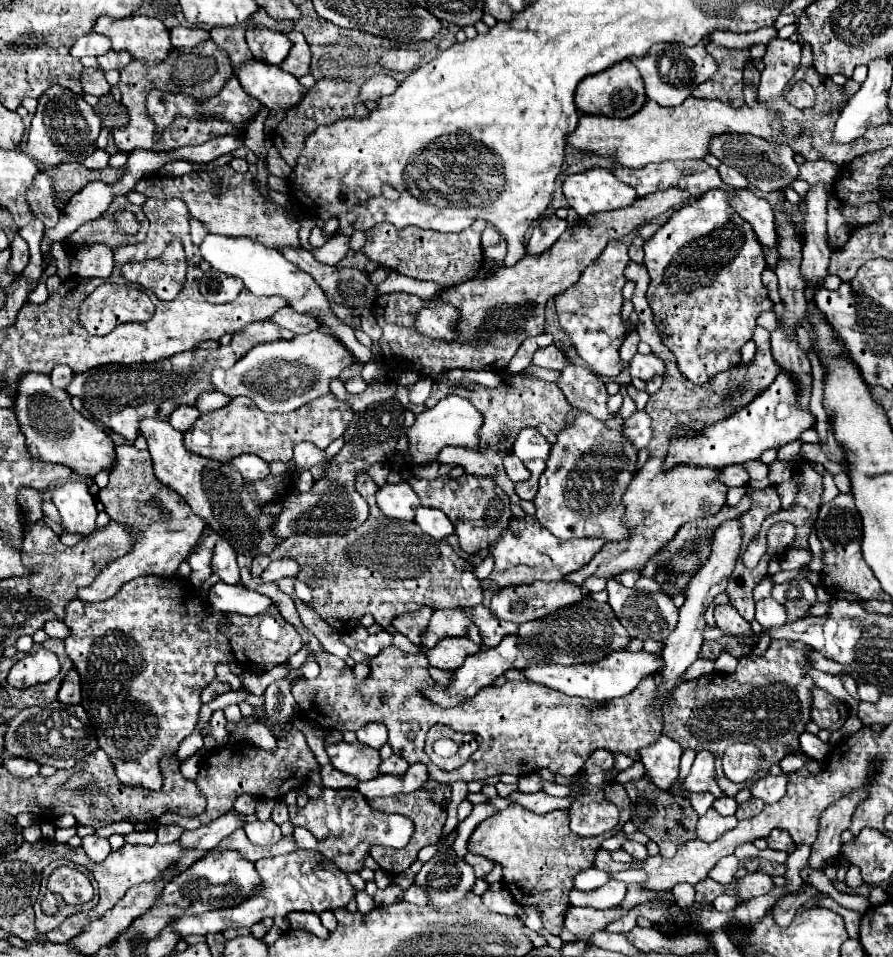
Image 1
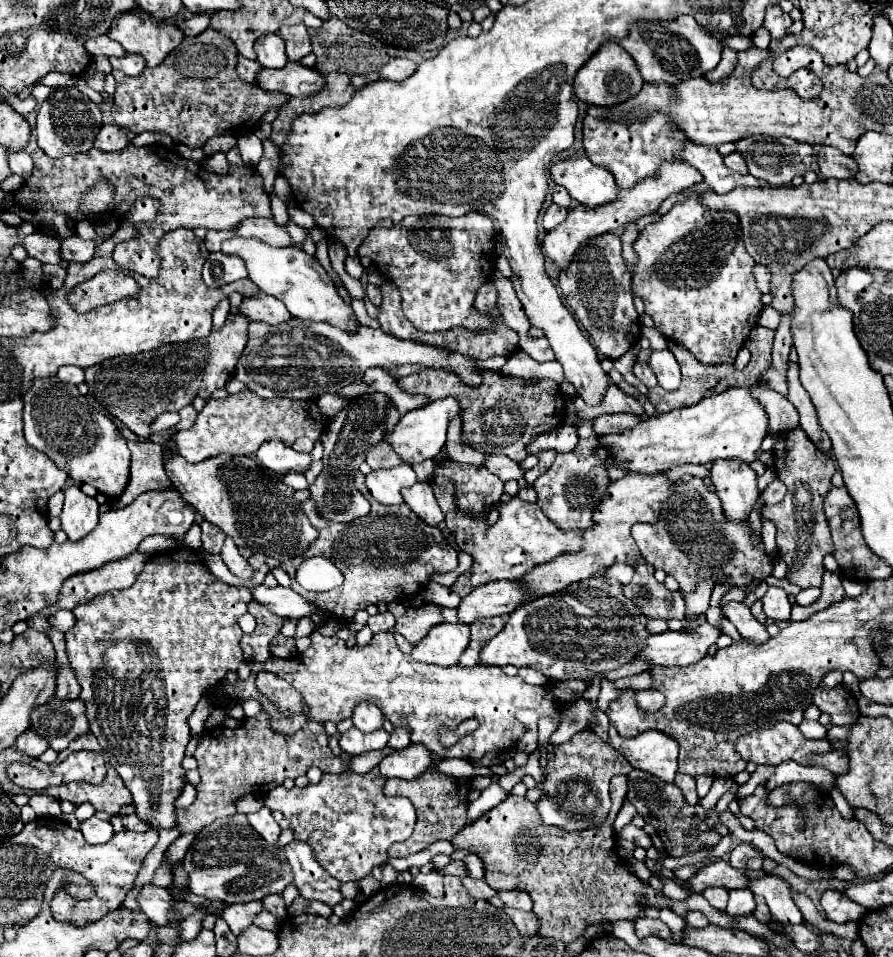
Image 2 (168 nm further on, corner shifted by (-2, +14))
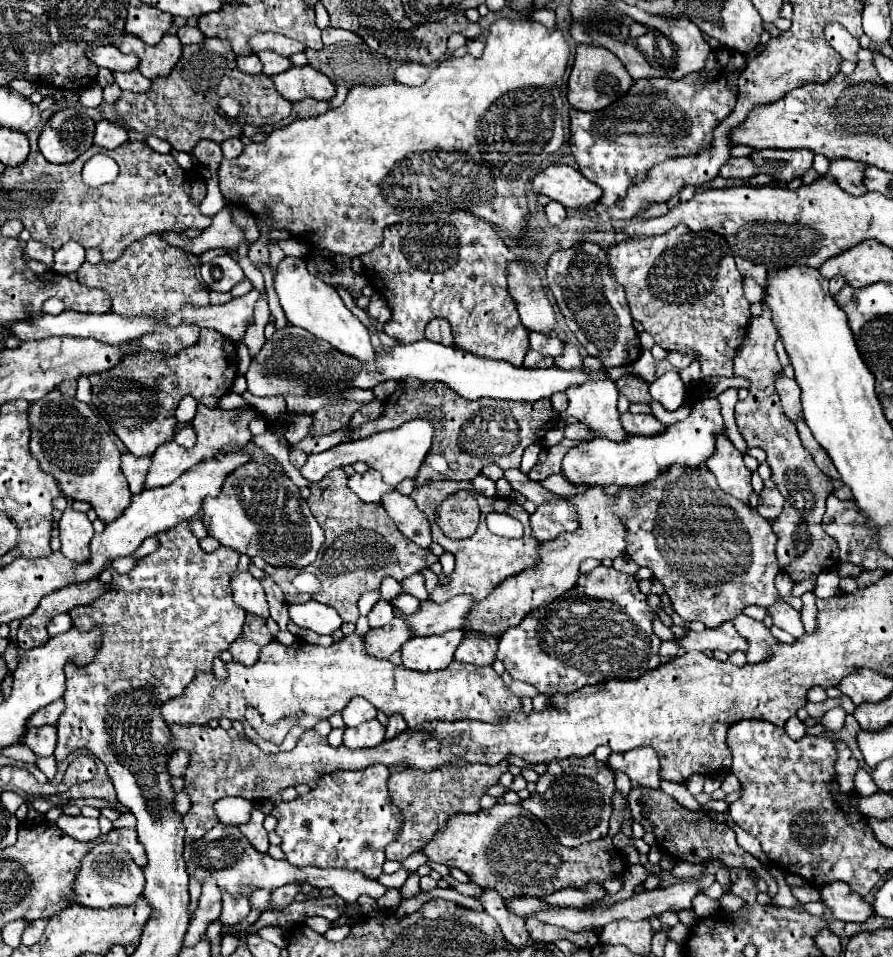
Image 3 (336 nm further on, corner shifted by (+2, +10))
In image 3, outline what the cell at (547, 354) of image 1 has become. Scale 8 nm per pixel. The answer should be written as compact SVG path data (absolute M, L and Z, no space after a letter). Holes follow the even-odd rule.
M529 350L523 362L525 368L551 368L553 366L553 358L551 356L543 356L537 350Z

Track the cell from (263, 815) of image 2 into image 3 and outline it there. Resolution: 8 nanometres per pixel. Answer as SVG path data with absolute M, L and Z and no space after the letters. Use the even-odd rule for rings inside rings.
M255 808L251 812L251 820L243 826L239 826L239 830L249 838L249 842L259 850L259 852L267 852L269 848L269 840L267 840L267 830L263 828L263 820L265 820L265 814Z

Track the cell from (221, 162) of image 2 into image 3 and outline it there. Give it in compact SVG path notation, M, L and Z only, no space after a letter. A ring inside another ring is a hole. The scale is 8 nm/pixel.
M227 202L225 208L219 214L215 214L213 224L207 230L203 230L201 236L197 236L193 240L187 238L185 234L177 234L177 232L165 232L163 238L169 244L173 244L177 248L185 248L187 252L193 252L193 254L203 254L213 248L237 250L241 244L249 246L249 240L245 238L243 228L239 228L230 216L233 207L232 203Z

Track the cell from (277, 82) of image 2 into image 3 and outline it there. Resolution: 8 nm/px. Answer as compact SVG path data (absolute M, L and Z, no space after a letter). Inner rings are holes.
M291 66L289 70L271 76L271 80L277 92L291 104L303 98L331 100L335 96L335 86L331 84L331 80L311 66L303 66L303 68Z

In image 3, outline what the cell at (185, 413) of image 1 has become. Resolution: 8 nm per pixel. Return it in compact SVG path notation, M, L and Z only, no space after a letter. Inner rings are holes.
M187 424L187 426L179 428L177 434L175 434L175 442L181 444L181 446L185 446L185 448L191 448L191 446L195 444L195 432L193 432L193 426Z

